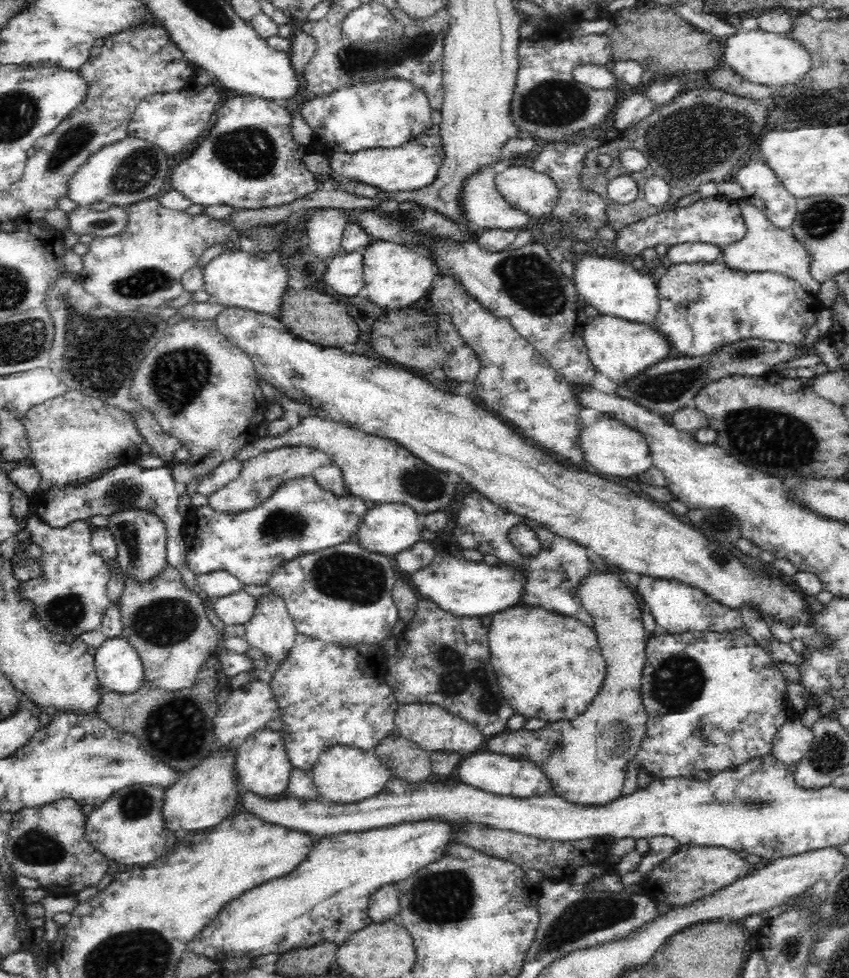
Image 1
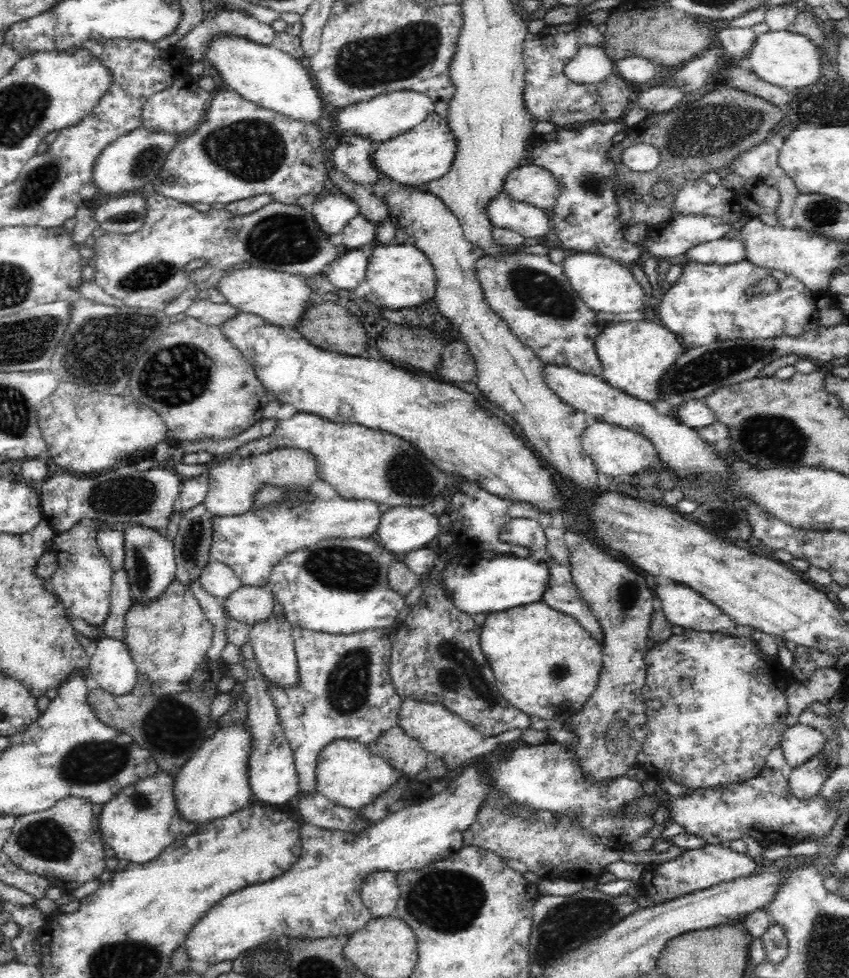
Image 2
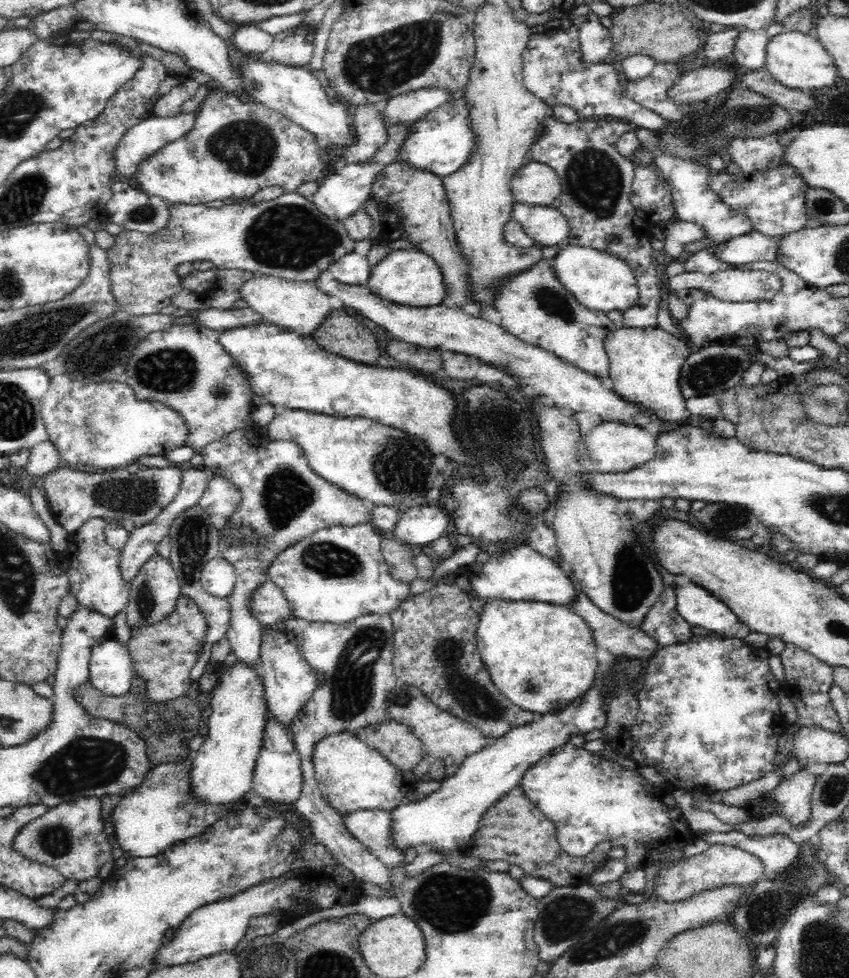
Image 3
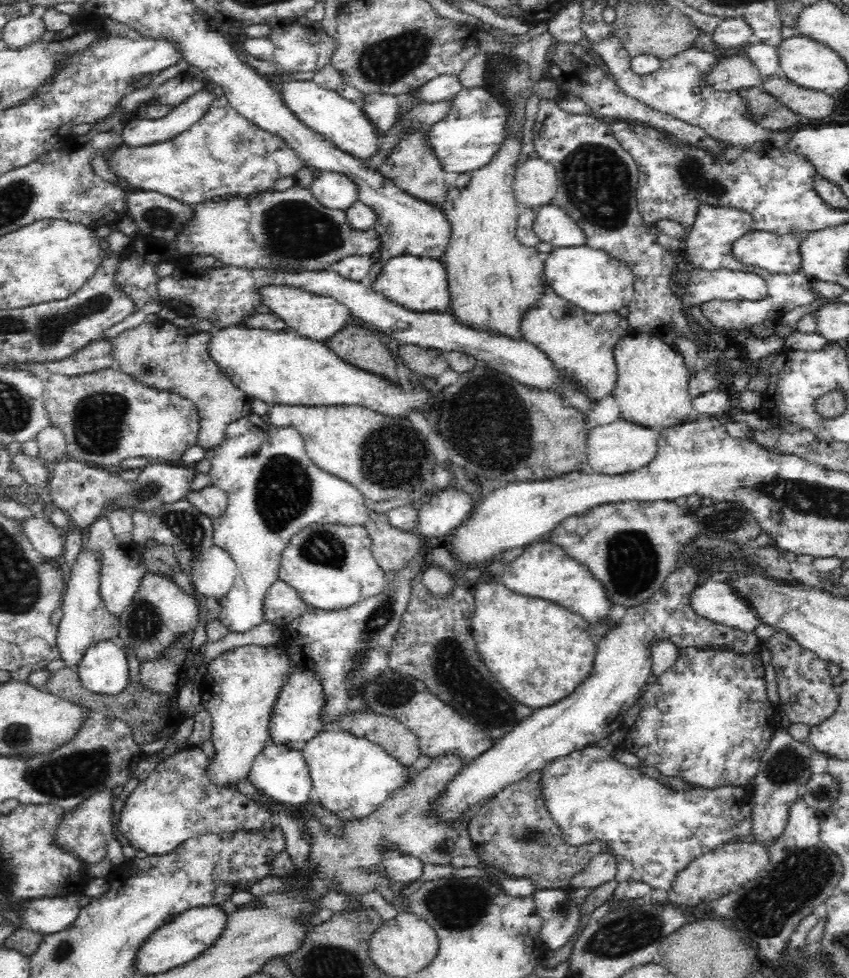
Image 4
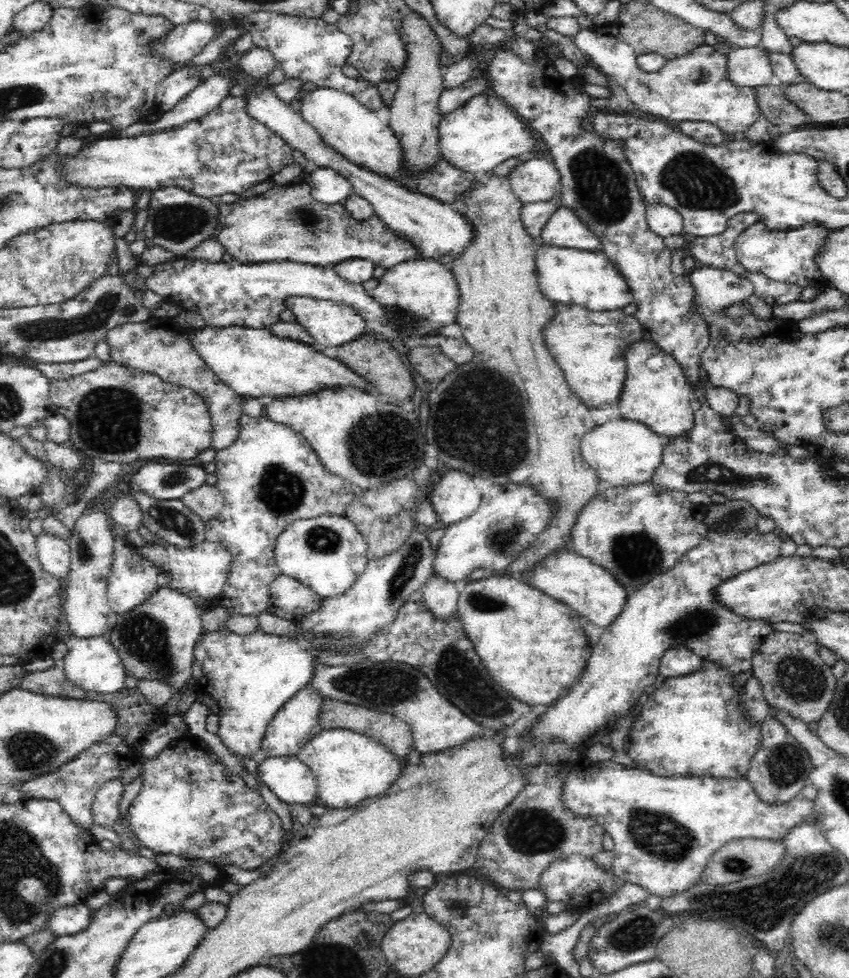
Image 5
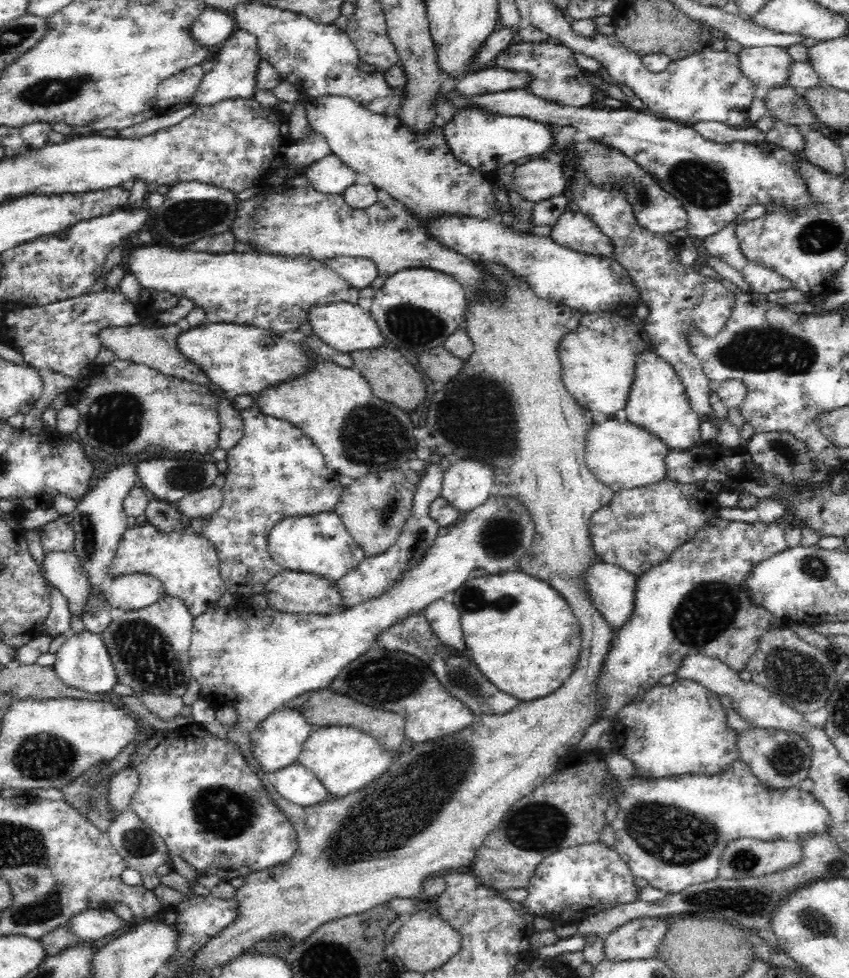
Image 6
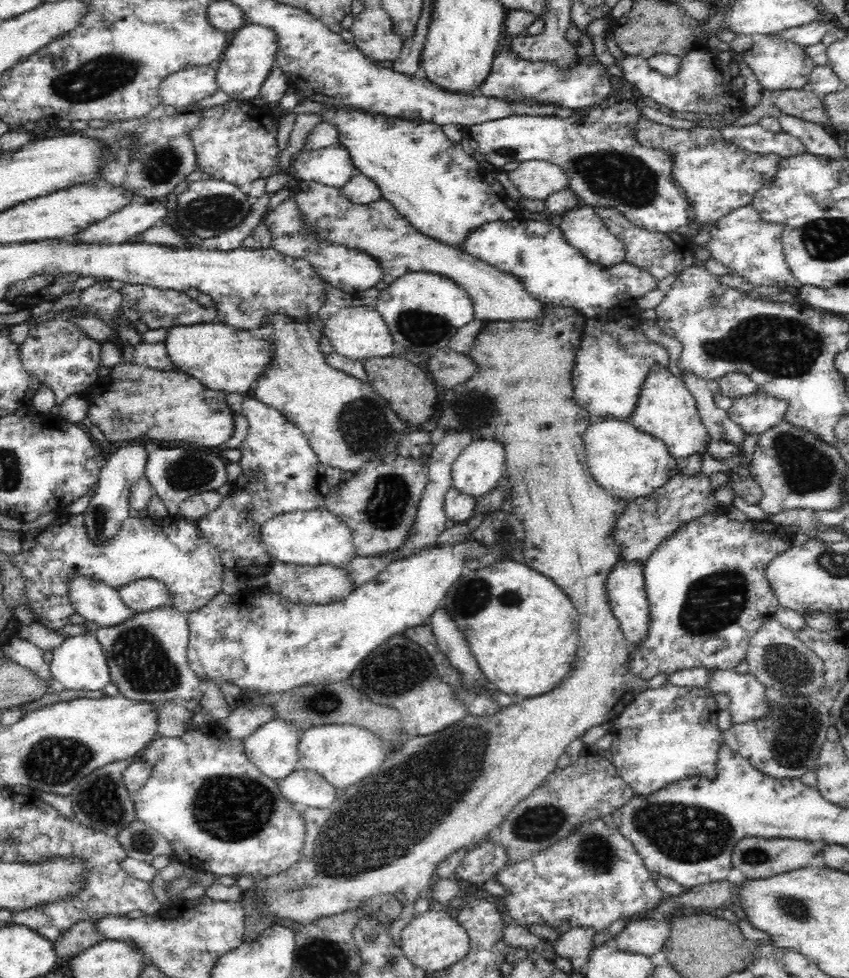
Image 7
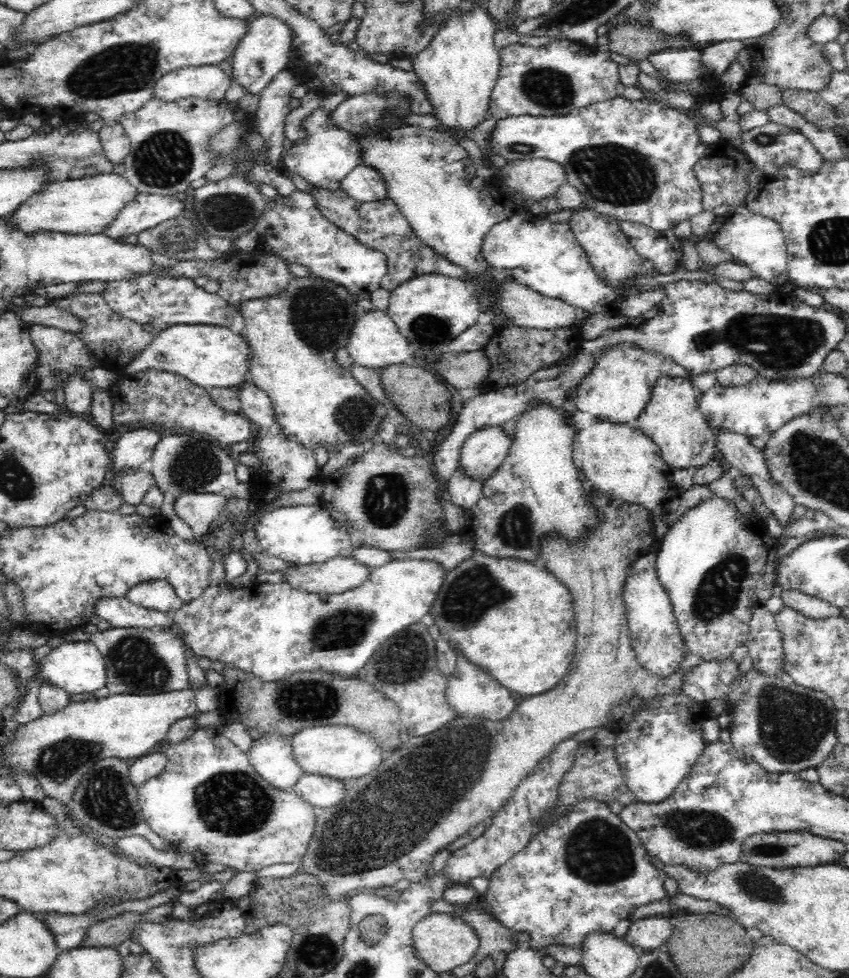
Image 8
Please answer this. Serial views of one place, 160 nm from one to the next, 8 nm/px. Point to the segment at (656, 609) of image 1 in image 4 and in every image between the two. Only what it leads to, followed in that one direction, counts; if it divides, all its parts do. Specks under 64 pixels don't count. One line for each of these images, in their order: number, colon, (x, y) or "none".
2: (685, 607)
3: (697, 605)
4: (717, 599)

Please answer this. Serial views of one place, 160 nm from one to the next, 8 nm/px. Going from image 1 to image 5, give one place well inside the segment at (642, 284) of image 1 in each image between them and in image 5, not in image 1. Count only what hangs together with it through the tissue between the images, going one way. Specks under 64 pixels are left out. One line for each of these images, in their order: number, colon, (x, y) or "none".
2: (605, 284)
3: (600, 282)
4: (591, 279)
5: (566, 276)

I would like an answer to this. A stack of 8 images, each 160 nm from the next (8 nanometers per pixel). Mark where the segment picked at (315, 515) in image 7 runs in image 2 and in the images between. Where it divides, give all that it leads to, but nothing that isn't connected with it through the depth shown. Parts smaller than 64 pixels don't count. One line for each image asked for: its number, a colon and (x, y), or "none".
2: (338, 585)
3: (335, 574)
4: (331, 566)
5: (326, 553)
6: (320, 544)

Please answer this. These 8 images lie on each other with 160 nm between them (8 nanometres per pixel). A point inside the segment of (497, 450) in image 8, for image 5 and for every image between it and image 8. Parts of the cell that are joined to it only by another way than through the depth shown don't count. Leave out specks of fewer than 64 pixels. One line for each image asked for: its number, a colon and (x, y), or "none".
5: (456, 496)
6: (469, 482)
7: (480, 466)

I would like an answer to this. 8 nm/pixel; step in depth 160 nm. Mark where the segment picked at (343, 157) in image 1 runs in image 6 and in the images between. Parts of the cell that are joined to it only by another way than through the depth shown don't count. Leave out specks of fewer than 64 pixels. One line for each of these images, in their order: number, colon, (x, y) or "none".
2: (425, 153)
3: (443, 142)
4: (475, 129)
5: (477, 137)
6: (485, 141)

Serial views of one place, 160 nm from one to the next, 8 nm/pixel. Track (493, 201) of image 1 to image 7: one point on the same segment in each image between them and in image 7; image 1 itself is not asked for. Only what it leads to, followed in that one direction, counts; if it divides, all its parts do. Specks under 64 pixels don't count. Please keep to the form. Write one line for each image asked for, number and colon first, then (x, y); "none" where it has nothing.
2: (531, 222)
3: (546, 225)
4: (553, 225)
5: (565, 229)
6: (575, 230)
7: (583, 227)

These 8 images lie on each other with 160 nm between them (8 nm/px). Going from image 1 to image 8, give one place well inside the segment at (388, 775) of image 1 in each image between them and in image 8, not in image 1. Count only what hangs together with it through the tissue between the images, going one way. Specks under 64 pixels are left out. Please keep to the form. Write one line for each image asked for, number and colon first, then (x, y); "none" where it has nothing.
2: (348, 773)
3: (352, 776)
4: (351, 776)
5: (348, 766)
6: (344, 758)
7: (343, 755)
8: (342, 752)

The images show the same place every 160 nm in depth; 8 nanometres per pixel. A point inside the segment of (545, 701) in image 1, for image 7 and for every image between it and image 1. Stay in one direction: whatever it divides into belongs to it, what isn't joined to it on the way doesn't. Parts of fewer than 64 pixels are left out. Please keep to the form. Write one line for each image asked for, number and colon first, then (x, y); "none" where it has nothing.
2: (546, 663)
3: (542, 656)
4: (539, 651)
5: (533, 645)
6: (521, 633)
7: (526, 648)

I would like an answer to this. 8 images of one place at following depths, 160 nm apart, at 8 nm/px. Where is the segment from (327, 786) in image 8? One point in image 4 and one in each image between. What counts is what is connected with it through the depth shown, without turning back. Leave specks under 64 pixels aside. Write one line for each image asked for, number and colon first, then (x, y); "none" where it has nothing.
4: (282, 773)
5: (292, 781)
6: (295, 783)
7: (310, 790)

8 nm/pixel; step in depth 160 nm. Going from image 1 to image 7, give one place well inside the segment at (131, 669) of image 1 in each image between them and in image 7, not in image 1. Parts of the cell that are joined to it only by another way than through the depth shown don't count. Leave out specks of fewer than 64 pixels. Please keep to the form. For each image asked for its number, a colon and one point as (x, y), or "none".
2: (112, 668)
3: (111, 669)
4: (103, 669)
5: (92, 664)
6: (83, 662)
7: (79, 663)

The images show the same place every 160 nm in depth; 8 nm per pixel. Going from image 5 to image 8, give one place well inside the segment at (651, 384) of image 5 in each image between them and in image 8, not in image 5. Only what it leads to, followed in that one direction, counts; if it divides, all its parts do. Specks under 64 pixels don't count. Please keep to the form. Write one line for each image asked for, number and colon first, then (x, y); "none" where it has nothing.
6: (658, 403)
7: (667, 410)
8: (672, 420)

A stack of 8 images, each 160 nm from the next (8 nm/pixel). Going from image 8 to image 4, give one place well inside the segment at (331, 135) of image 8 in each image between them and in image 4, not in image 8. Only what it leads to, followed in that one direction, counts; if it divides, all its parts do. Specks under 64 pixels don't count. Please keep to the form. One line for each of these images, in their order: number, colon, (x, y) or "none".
4: (335, 191)
5: (329, 186)
6: (330, 174)
7: (331, 165)

